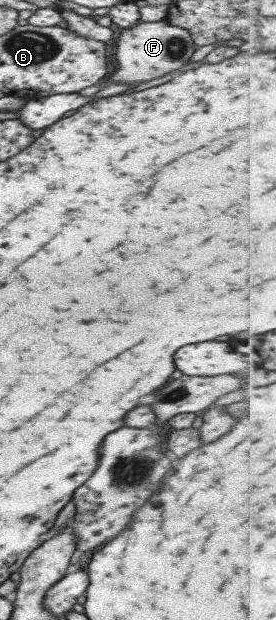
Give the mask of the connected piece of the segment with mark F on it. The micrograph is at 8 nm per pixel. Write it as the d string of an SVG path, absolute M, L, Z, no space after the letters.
M165 19L157 22L139 20L133 27L123 29L115 44L117 69L108 77L111 83L139 86L159 76L175 74L175 70L186 68L195 46L189 33L179 27L171 26Z

